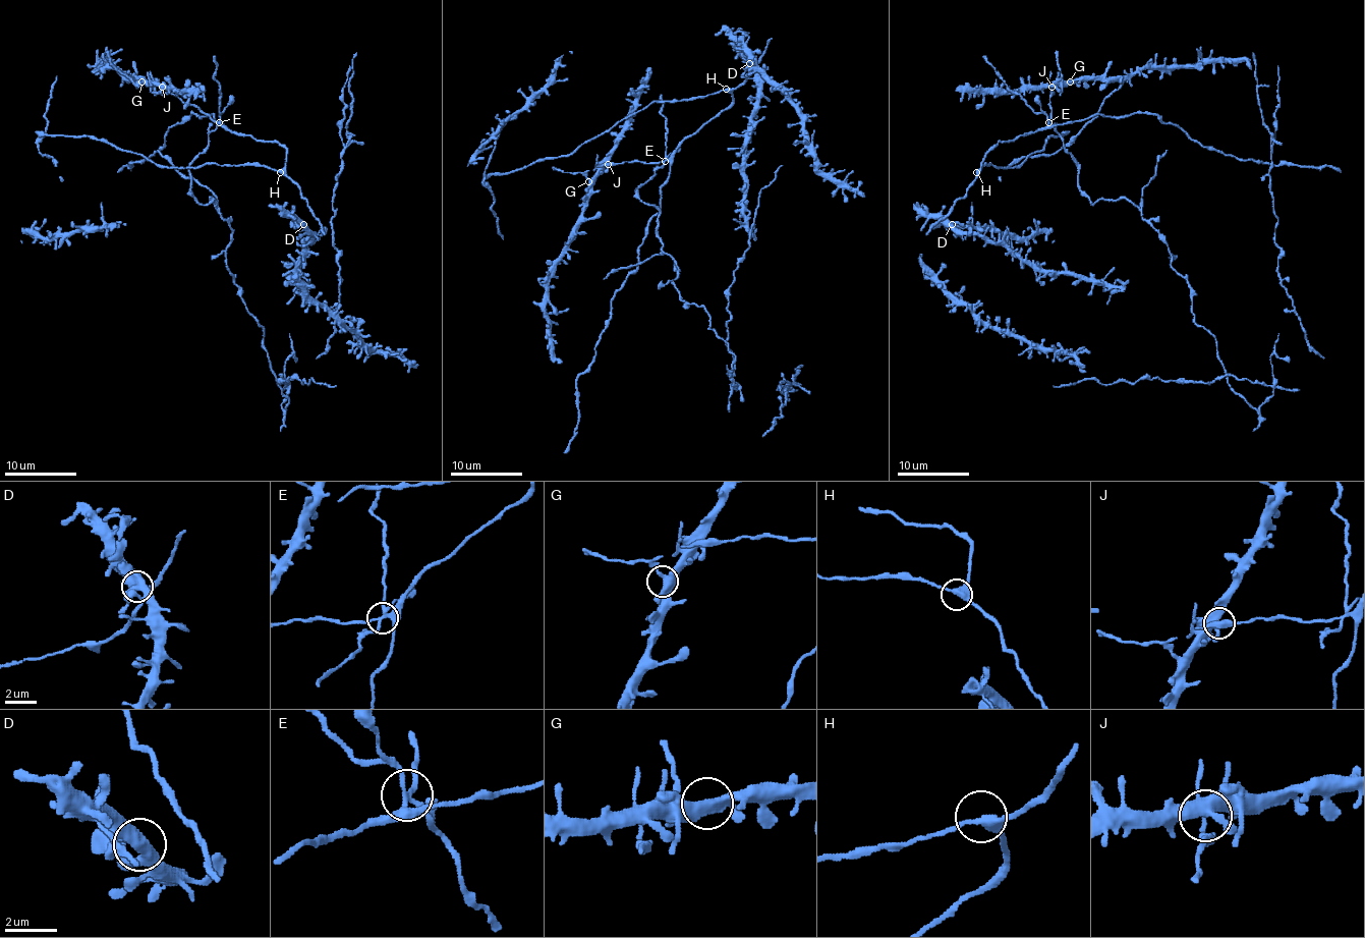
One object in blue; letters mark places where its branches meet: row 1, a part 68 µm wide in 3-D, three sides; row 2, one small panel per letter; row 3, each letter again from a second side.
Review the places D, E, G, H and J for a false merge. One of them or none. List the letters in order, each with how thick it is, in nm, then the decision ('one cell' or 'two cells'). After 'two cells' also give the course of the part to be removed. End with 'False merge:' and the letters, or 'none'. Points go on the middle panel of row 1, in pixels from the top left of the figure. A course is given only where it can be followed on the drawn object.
D: calibre 480 nm; one cell
E: calibre 190 nm; two cells
G: calibre 400 nm; one cell
H: calibre 280 nm; one cell
J: calibre 440 nm; one cell
False merge: E

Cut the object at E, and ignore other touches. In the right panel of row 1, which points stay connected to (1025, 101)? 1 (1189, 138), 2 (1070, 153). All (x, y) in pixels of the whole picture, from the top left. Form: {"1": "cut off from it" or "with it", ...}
{"1": "cut off from it", "2": "with it"}

